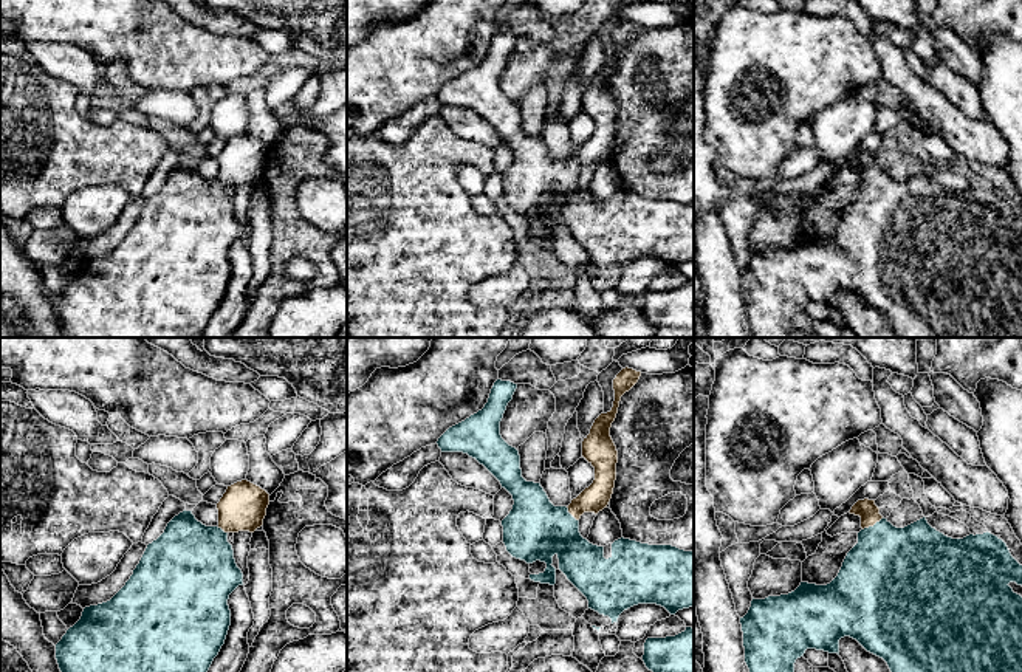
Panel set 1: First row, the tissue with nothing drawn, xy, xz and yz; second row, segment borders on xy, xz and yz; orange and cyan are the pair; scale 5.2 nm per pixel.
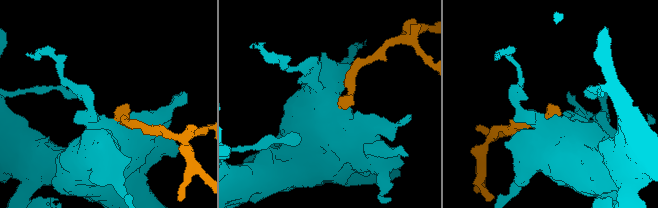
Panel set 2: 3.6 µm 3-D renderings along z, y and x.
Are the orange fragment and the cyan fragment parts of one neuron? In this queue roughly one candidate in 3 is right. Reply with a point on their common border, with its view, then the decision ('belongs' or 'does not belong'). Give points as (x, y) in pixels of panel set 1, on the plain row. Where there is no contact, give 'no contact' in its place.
yz (872, 178) | belongs

